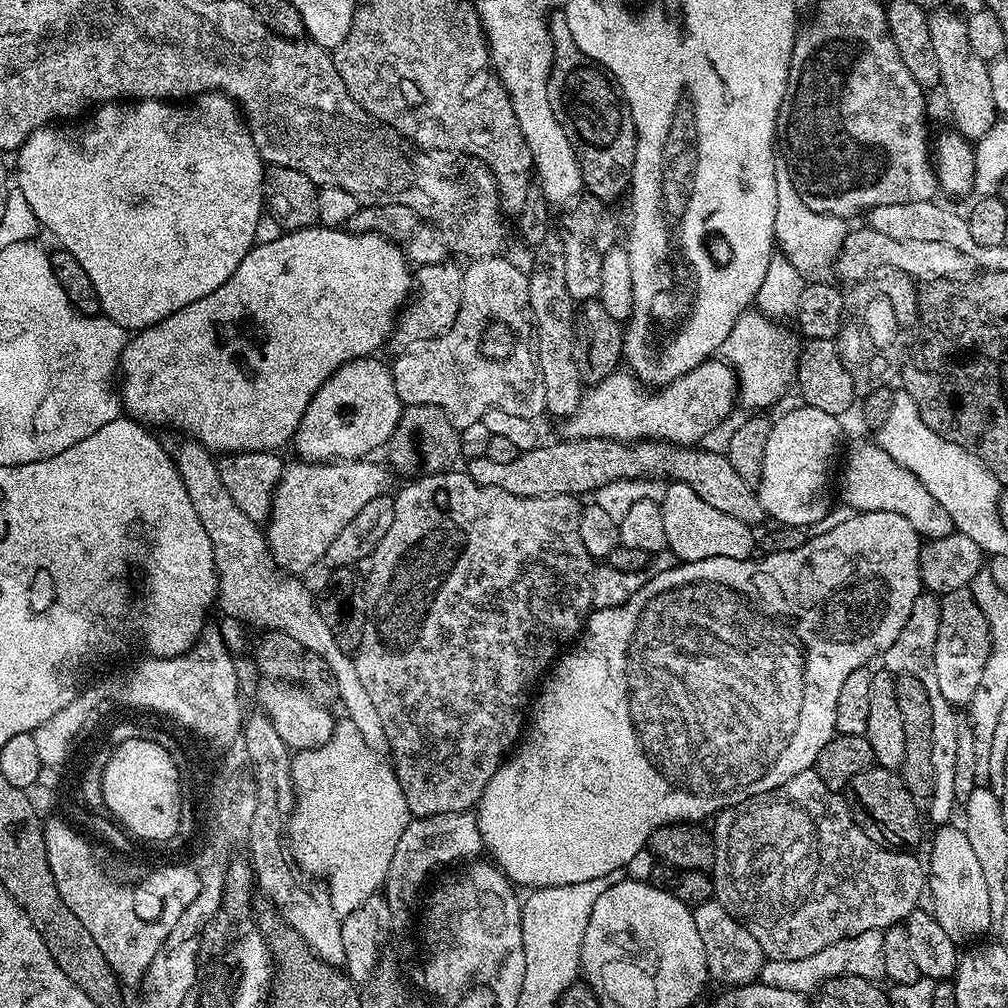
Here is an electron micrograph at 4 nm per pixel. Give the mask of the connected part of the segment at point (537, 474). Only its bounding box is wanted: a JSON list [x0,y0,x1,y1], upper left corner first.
[466,438,765,526]

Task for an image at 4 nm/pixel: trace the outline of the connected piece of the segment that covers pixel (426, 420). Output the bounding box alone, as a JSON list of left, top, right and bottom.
[387,404,461,478]

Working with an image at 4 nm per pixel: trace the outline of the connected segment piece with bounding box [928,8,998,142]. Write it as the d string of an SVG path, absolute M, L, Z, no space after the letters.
M950 8L935 9L928 17L930 42L934 42L934 54L938 58L940 84L944 96L948 99L948 108L952 111L951 127L965 140L975 142L983 138L998 122L994 90L990 88L988 64L970 46L970 34L967 33L968 21L963 15Z

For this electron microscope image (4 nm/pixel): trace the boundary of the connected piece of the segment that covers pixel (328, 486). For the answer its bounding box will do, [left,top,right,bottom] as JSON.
[266,458,389,574]

